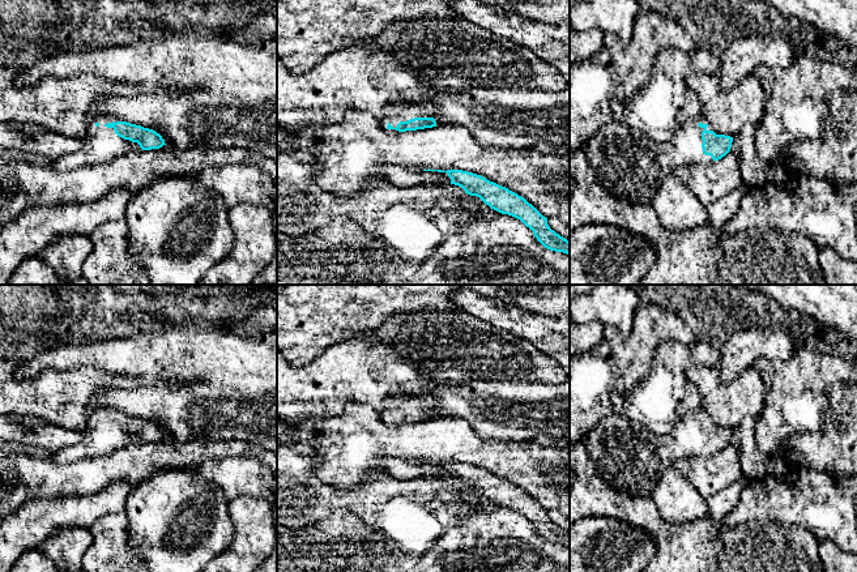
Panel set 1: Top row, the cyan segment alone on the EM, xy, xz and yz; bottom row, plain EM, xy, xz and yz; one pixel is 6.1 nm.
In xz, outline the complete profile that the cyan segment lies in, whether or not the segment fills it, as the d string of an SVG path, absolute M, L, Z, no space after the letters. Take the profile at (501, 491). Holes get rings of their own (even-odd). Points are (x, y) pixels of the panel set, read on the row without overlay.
M428 461L423 464L447 465L451 470L451 477L461 479L470 488L479 490L491 501L520 512L533 524L545 541L570 547L570 534L551 522L547 517L547 511L517 486L481 468L462 462L442 464Z

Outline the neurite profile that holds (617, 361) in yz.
M641 303L635 311L634 328L628 336L607 325L604 338L590 351L570 357L570 448L581 443L605 417L614 414L611 392L643 381L649 373L655 351L668 341L688 346L696 340L687 323L670 310Z

